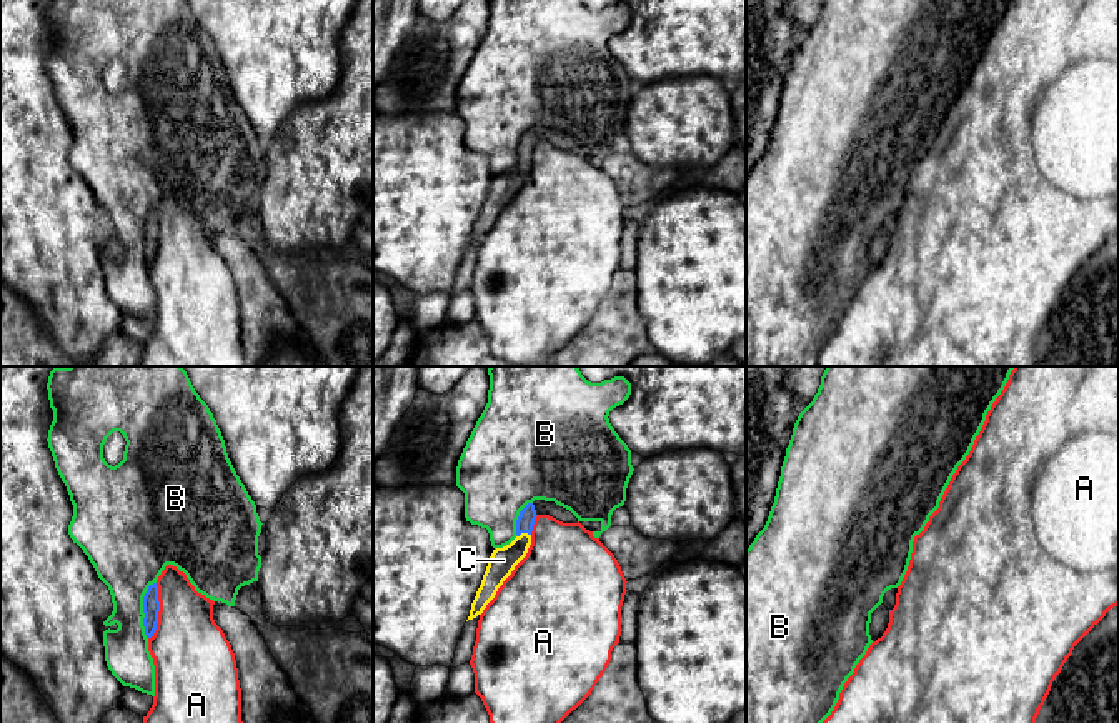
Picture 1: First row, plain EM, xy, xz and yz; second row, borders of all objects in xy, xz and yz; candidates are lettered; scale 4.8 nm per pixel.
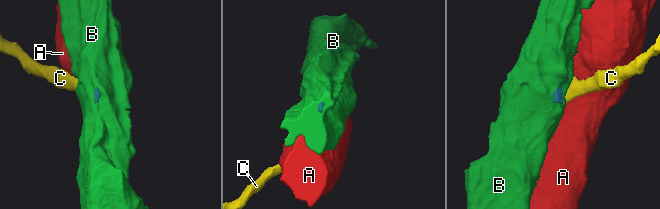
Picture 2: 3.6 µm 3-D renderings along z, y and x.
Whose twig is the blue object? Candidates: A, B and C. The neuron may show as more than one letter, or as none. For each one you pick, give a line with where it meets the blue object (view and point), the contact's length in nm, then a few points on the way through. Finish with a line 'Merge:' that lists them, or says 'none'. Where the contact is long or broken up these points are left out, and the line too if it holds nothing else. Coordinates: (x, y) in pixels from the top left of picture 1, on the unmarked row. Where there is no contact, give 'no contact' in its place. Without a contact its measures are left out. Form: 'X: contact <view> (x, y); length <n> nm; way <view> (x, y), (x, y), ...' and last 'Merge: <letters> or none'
C: contact xz (523, 159); length 70 nm; way xz (525, 149), (523, 159), (523, 167), (503, 187)
Merge: C

